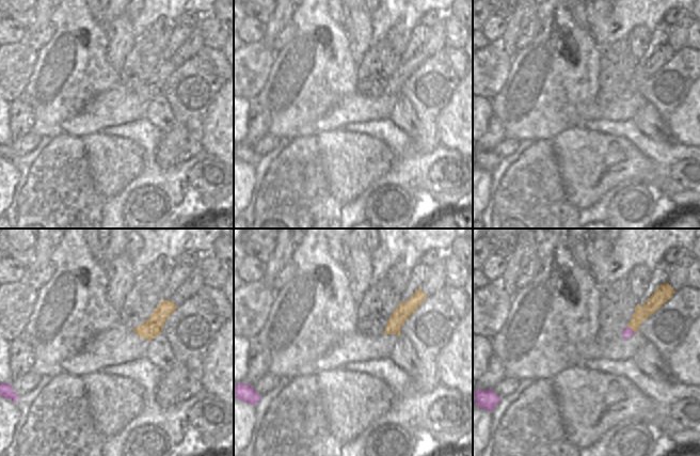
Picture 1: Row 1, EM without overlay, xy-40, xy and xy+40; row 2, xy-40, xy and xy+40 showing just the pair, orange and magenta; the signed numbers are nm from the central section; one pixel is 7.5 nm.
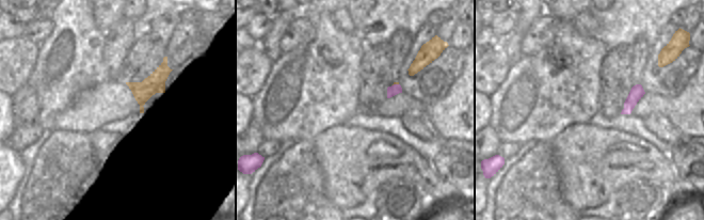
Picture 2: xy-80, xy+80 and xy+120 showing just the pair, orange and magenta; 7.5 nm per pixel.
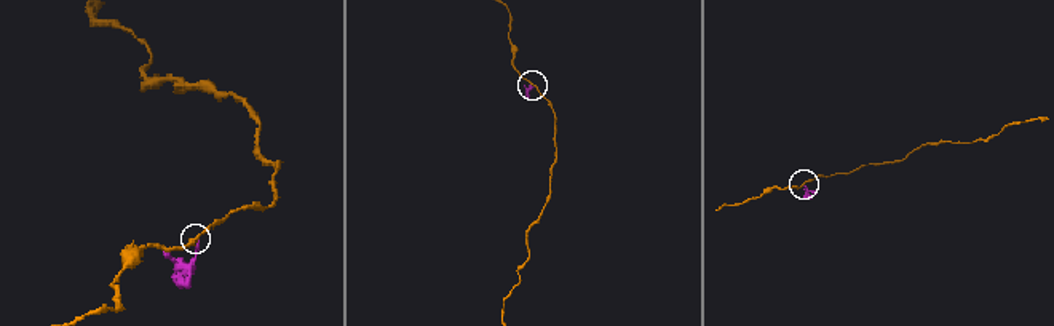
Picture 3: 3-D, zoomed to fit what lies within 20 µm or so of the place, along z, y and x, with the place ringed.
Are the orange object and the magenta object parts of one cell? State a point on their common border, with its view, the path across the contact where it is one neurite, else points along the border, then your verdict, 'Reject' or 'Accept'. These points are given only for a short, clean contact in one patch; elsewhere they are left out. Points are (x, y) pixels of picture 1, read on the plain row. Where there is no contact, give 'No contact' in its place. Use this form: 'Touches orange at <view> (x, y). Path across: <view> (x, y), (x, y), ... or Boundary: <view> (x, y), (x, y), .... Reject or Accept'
Touches orange at xy+40 (631, 88). Boundary: xy+40 (626, 88), (630, 88), (634, 93). Reject

